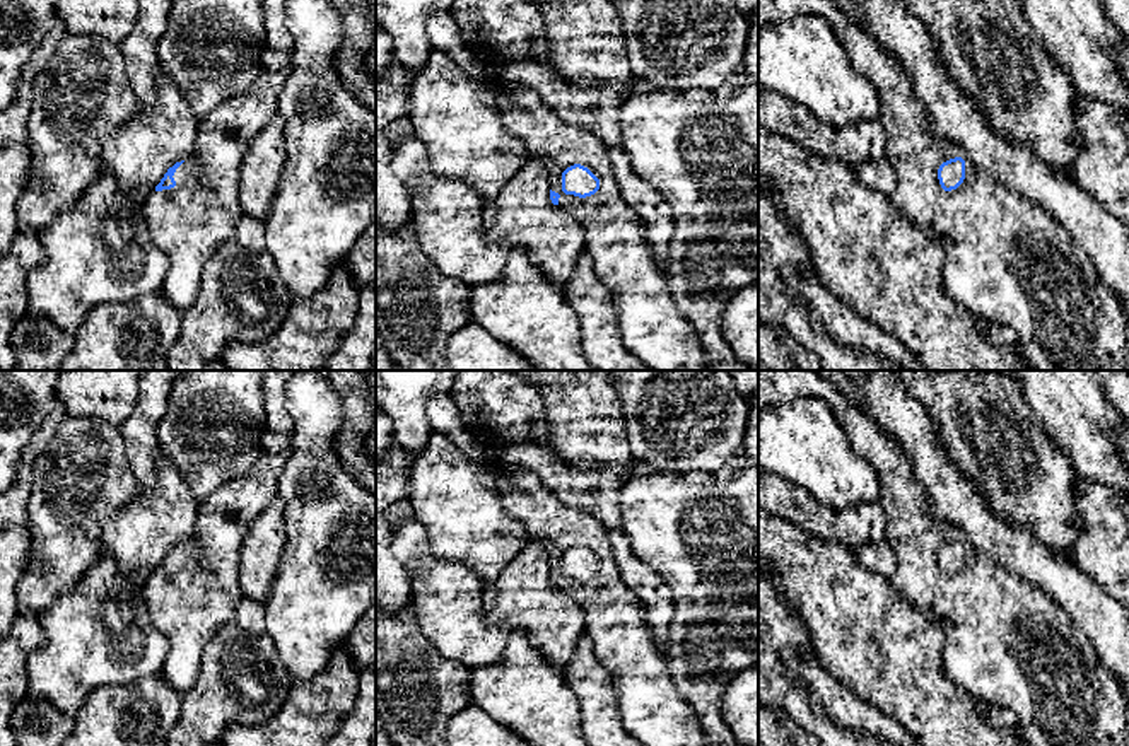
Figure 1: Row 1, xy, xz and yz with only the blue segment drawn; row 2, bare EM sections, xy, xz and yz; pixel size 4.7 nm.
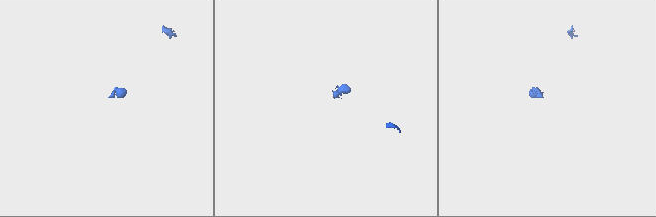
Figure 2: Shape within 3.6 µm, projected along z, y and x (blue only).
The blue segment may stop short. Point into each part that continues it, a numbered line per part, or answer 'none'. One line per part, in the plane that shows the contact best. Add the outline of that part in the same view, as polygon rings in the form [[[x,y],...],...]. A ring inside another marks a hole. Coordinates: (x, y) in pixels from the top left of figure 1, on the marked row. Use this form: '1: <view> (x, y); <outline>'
1: xz (615, 239); [[[495,79],[495,85],[495,102],[504,128],[523,140],[529,157],[545,162],[550,189],[560,195],[559,207],[567,208],[584,230],[584,253],[593,259],[596,277],[611,294],[623,345],[649,370],[707,370],[699,335],[668,294],[646,225],[618,191],[606,145],[596,135],[560,119],[536,90],[500,79]],[[574,164],[588,167],[600,179],[600,189],[594,195],[579,198],[562,191],[562,172]]]

